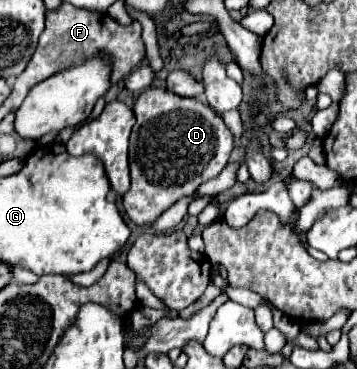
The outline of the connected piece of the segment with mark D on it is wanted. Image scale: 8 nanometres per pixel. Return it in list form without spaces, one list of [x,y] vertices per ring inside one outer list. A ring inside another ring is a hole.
[[[151,86],[147,92],[141,92],[135,100],[133,112],[137,122],[133,126],[129,144],[131,188],[127,194],[123,194],[123,208],[137,226],[151,226],[173,202],[177,202],[181,196],[189,196],[199,188],[199,184],[215,178],[225,168],[235,146],[235,136],[225,126],[223,118],[217,116],[205,102],[199,98],[177,96],[165,86]]]

